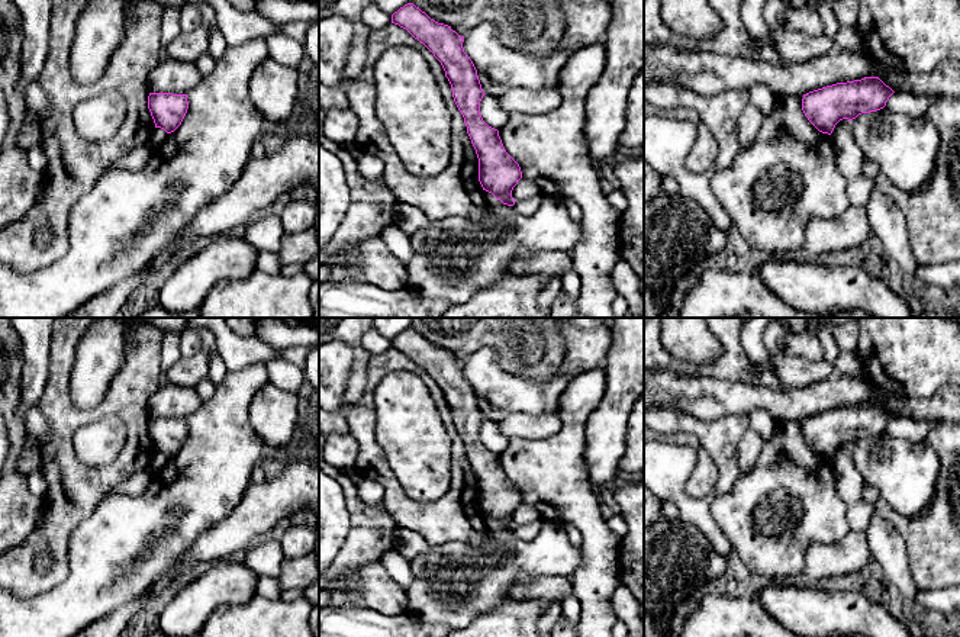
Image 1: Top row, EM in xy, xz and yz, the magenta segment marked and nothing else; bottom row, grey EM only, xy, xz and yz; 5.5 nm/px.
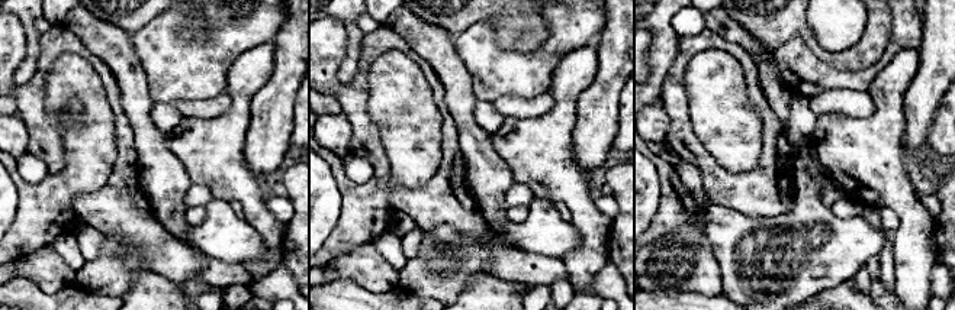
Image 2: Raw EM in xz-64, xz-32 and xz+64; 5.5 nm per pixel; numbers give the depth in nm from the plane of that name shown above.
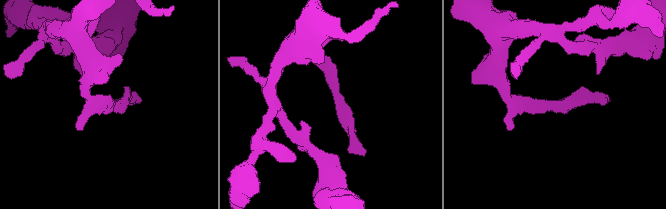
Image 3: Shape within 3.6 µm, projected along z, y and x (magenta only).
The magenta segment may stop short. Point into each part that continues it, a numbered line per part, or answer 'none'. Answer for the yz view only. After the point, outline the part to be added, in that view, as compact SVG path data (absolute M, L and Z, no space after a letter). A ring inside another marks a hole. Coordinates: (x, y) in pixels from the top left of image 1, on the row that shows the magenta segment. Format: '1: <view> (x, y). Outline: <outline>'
1: yz (706, 73). Outline: M644 44L644 83L663 81L690 87L702 96L727 90L767 86L776 97L879 77L895 93L927 99L960 97L960 62L943 61L932 73L919 74L896 64L880 64L870 54L847 49L831 52L805 62L774 65L761 58L731 57L709 51L684 51Z

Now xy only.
1: xy (173, 76). Outline: M167 58L148 74L149 93L187 94L203 74L194 62Z

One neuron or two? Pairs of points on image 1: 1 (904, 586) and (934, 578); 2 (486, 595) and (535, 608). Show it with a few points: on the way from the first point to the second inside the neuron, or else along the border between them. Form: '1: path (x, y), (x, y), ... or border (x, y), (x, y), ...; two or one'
1: border (905, 550), (908, 572), (918, 589); two
2: border (508, 598), (476, 617); two

